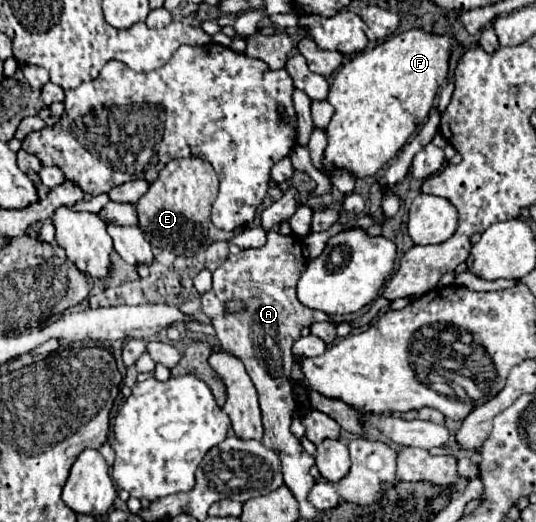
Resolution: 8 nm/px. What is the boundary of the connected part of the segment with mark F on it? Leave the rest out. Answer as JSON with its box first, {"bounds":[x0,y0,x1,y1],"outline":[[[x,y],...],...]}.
{"bounds":[324,29,460,177],"outline":[[[410,29],[408,33],[398,33],[386,39],[372,51],[362,51],[354,55],[338,75],[328,93],[328,101],[334,105],[336,113],[326,129],[328,147],[324,155],[326,169],[350,169],[354,177],[370,177],[380,167],[384,167],[398,151],[408,143],[410,135],[428,119],[434,105],[438,89],[446,83],[450,55],[460,47],[460,43],[450,35],[436,35],[424,29]]]}

